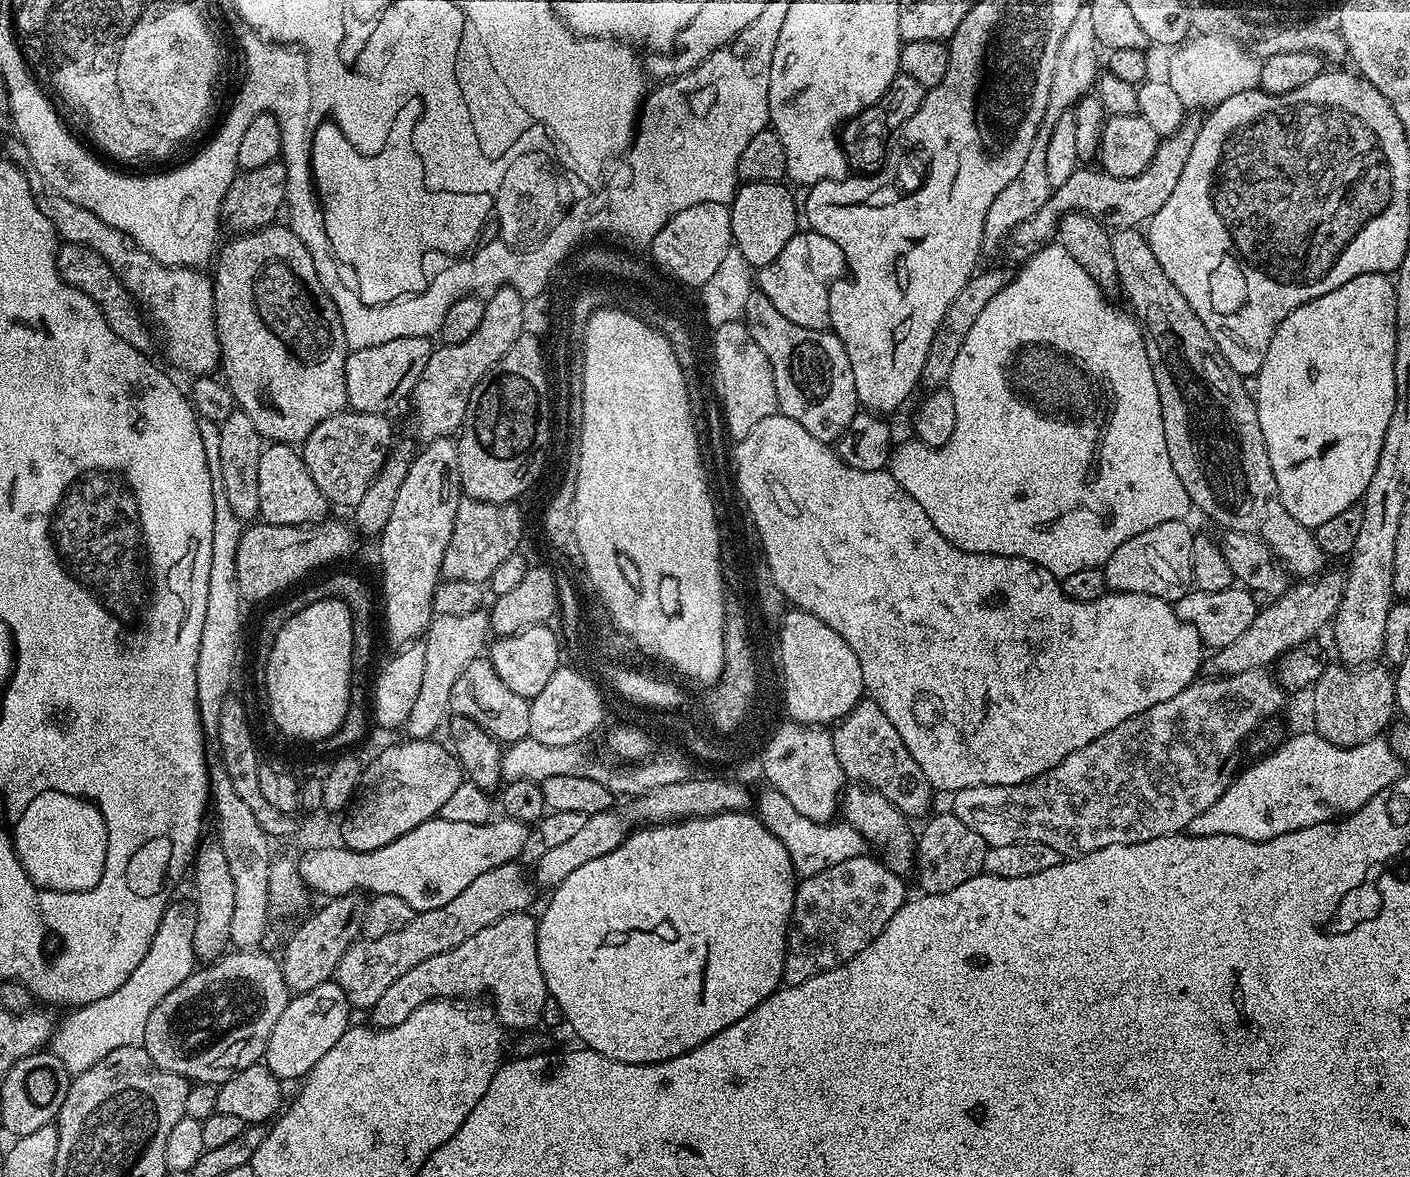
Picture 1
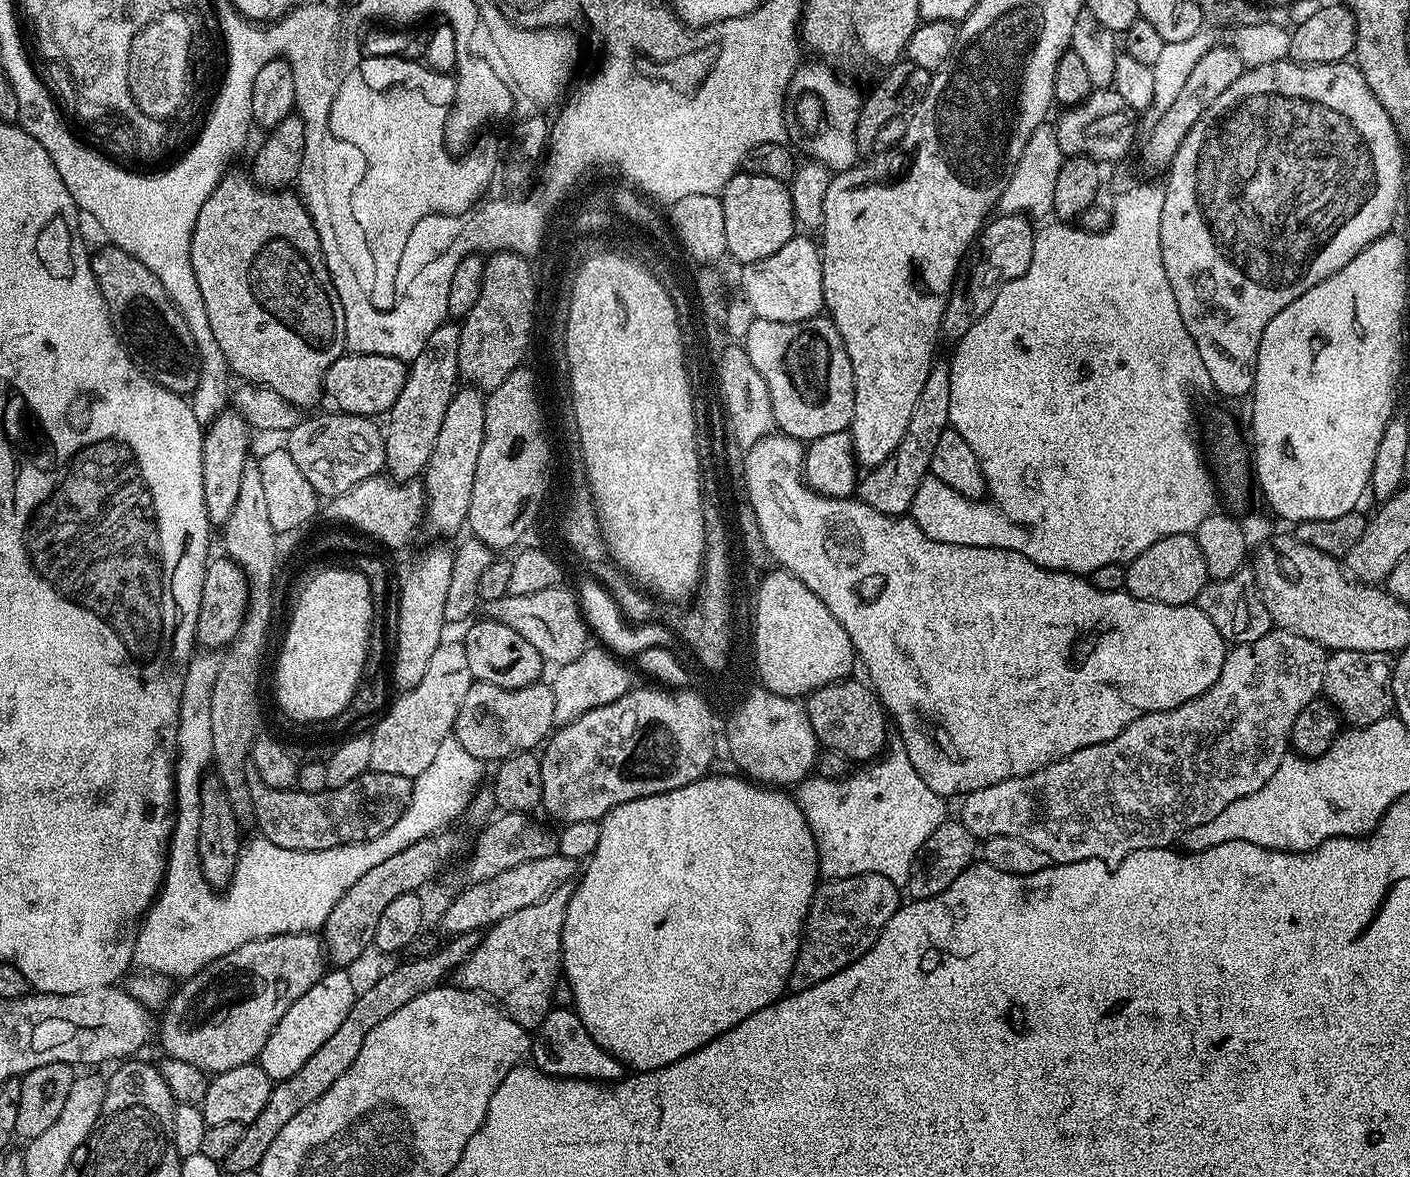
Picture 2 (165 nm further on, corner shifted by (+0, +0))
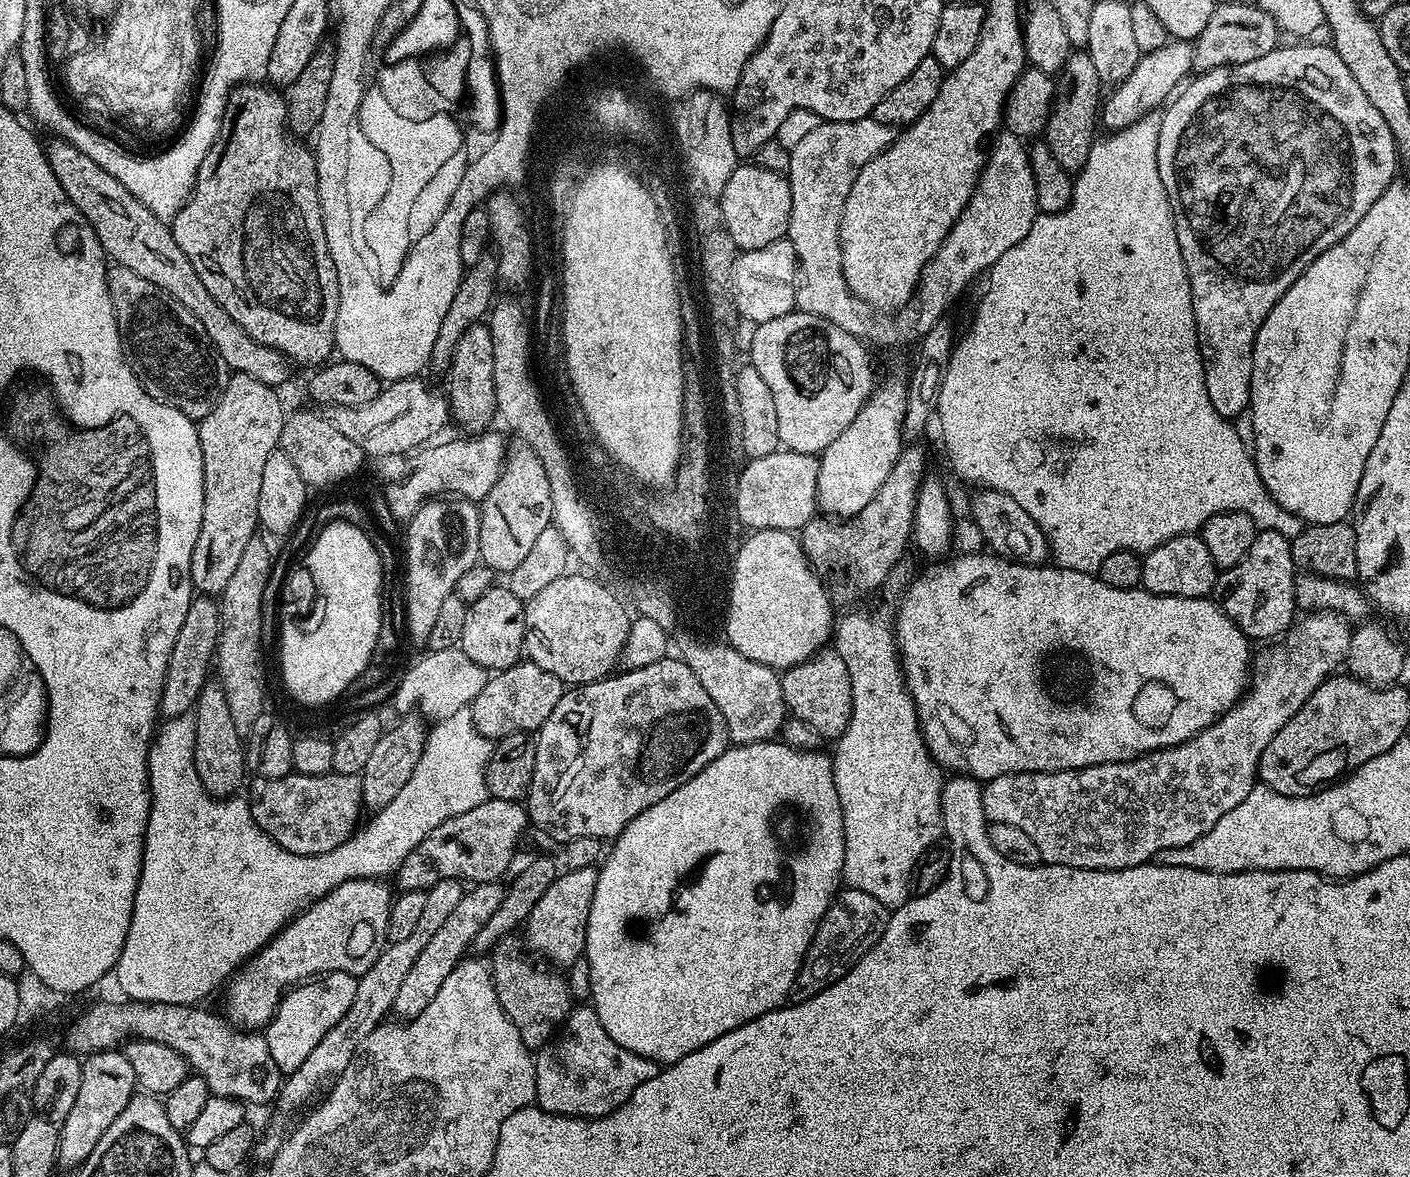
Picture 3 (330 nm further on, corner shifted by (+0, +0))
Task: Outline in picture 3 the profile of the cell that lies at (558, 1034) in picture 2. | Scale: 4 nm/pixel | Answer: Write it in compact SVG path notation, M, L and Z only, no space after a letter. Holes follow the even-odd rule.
M590 1006L573 1007L555 1039L539 1049L534 1059L535 1103L558 1116L583 1116L585 1120L609 1116L628 1101L639 1084L654 1078L658 1071L653 1060L620 1048L606 1034L598 1014Z

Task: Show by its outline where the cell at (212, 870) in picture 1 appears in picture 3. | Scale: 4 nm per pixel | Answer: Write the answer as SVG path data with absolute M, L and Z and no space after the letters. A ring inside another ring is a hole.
M209 682L200 691L194 709L196 733L194 734L194 766L198 770L198 778L202 786L211 796L232 798L236 787L245 783L246 765L244 762L245 741L234 726L234 718L230 718L230 706L226 703L226 694L219 683Z

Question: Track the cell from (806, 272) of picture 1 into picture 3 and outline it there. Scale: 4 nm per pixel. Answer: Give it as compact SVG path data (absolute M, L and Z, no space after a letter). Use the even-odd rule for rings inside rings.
M787 238L770 242L770 246L762 246L762 250L740 252L734 262L732 275L735 311L740 311L741 317L753 319L756 324L790 314L796 308L797 275L796 251Z

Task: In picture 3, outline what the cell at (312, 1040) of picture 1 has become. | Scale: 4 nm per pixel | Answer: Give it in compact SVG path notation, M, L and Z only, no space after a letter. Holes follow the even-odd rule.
M325 972L285 992L272 1021L266 1026L270 1058L274 1058L274 1066L278 1066L281 1074L298 1070L298 1066L302 1066L302 1062L306 1062L306 1058L314 1051L314 1046L318 1046L322 1037L342 1019L342 1014L350 1010L356 982L357 977L345 972Z

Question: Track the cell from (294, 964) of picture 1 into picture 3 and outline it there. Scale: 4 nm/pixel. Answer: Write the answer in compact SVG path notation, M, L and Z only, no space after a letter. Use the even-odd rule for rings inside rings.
M491 798L483 800L478 806L474 806L474 810L466 810L466 814L458 814L454 818L446 818L446 822L442 822L442 826L436 826L434 830L430 830L430 834L426 838L422 838L422 842L418 842L418 846L414 846L414 850L410 850L410 854L406 854L406 858L402 861L400 867L396 869L394 873L395 887L400 892L418 892L432 888L443 880L459 880L461 882L467 882L472 886L477 884L491 884L499 881L501 878L504 878L500 876L506 875L505 877L507 877L509 875L508 867L511 866L512 859L516 856L516 847L519 846L520 839L524 836L524 831L529 831L529 828L528 810L523 803L515 800L493 800Z

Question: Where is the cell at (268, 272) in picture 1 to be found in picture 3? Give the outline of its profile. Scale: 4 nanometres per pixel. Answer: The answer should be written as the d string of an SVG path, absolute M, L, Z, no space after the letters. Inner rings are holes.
M249 82L241 84L228 96L228 105L224 111L224 121L206 154L202 158L202 166L196 171L196 184L192 188L192 194L188 201L180 207L178 214L173 216L170 227L174 234L174 242L182 246L182 254L190 258L190 266L202 278L202 286L214 294L214 298L254 338L259 344L265 344L271 348L277 348L289 361L300 364L312 364L320 366L333 355L336 347L336 319L338 318L338 274L334 270L334 262L330 258L330 250L326 246L326 230L322 226L322 206L318 194L318 166L316 165L316 154L311 147L308 148L303 139L292 135L286 123L288 118L288 101L275 87L265 86L260 82Z

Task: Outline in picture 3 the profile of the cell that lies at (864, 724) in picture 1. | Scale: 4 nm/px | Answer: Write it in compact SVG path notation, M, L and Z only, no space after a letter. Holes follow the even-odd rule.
M835 650L816 652L806 662L783 669L779 673L784 707L795 719L814 726L821 738L839 738L852 717L852 687L846 662L838 658Z

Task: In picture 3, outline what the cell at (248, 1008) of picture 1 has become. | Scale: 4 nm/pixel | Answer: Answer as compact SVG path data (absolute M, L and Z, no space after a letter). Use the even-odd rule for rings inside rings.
M387 879L351 880L330 890L321 898L313 900L239 970L232 973L227 981L228 993L224 996L223 1015L229 1024L241 1030L260 1030L272 1021L272 1016L280 1004L281 998L290 988L301 982L307 982L325 972L345 972L359 977L384 952L388 939L388 923L394 899L394 888Z

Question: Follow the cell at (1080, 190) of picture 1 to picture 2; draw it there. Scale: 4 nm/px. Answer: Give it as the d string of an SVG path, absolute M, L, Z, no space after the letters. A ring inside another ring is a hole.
M1217 43L1206 50L1202 58L1198 58L1194 70L1190 70L1185 84L1182 85L1178 98L1174 98L1174 102L1170 102L1170 106L1166 106L1166 110L1155 117L1157 120L1140 148L1140 160L1150 171L1163 173L1170 167L1178 146L1182 144L1182 138L1190 132L1190 126L1194 126L1194 122L1202 114L1206 114L1210 106L1214 106L1214 98L1222 95L1229 86L1234 86L1234 82L1238 82L1238 78L1246 71L1246 65L1235 48L1224 44Z

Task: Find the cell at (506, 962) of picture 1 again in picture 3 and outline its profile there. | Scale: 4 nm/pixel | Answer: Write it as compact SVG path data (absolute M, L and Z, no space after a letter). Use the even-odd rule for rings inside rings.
M582 866L582 870L568 868L561 871L556 880L550 882L546 894L538 898L538 906L530 910L530 918L522 926L523 943L527 947L529 944L533 953L541 952L545 961L556 966L569 966L583 957L590 902L594 902L594 886L598 886L598 871L593 866Z

